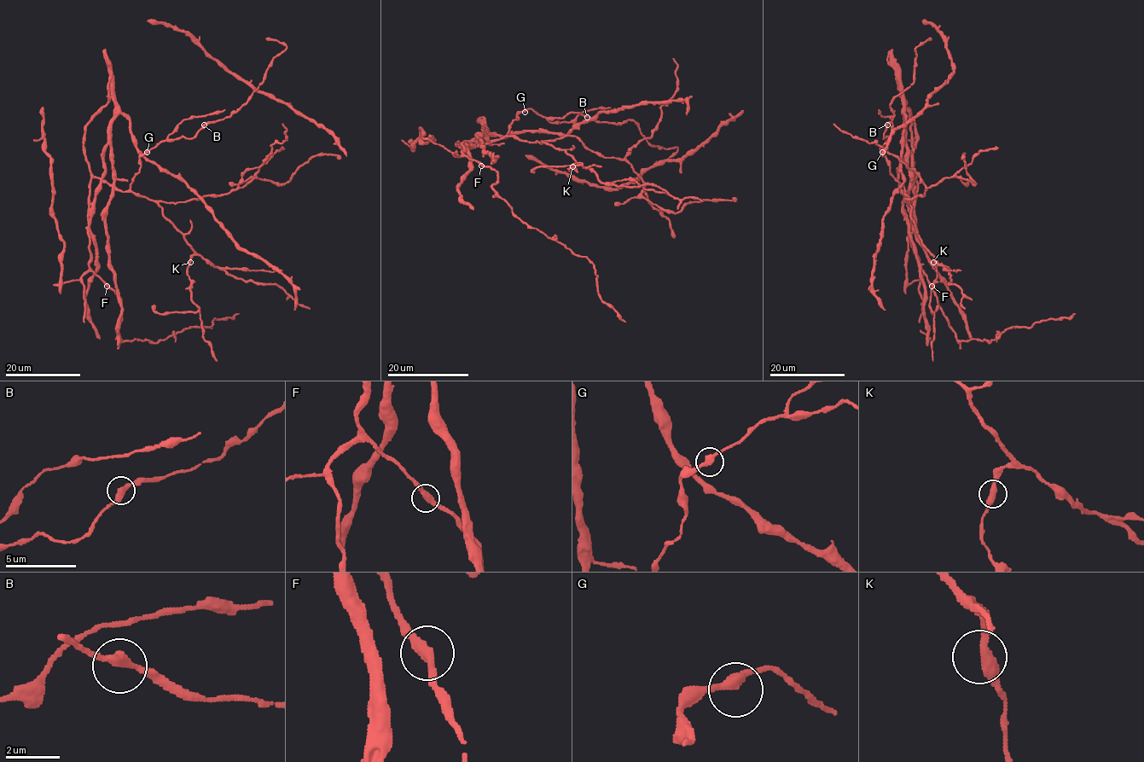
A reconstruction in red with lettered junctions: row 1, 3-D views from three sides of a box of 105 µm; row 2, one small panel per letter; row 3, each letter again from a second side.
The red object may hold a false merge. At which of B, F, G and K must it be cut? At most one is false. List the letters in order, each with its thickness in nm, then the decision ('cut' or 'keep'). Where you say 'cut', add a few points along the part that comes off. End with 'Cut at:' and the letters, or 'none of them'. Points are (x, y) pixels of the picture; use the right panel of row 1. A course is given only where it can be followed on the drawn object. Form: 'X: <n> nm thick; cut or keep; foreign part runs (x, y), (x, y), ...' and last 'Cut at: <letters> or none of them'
B: 360 nm thick; keep
F: 360 nm thick; keep
G: 360 nm thick; keep
K: 400 nm thick; keep
Cut at: none of them

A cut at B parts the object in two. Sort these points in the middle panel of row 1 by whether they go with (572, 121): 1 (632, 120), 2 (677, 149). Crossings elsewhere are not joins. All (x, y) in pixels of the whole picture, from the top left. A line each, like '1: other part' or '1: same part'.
1: other part
2: other part

